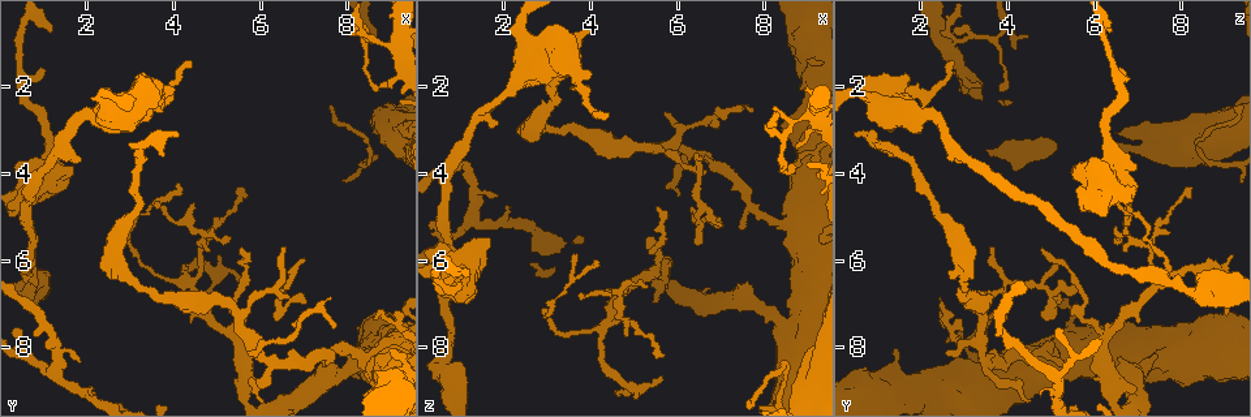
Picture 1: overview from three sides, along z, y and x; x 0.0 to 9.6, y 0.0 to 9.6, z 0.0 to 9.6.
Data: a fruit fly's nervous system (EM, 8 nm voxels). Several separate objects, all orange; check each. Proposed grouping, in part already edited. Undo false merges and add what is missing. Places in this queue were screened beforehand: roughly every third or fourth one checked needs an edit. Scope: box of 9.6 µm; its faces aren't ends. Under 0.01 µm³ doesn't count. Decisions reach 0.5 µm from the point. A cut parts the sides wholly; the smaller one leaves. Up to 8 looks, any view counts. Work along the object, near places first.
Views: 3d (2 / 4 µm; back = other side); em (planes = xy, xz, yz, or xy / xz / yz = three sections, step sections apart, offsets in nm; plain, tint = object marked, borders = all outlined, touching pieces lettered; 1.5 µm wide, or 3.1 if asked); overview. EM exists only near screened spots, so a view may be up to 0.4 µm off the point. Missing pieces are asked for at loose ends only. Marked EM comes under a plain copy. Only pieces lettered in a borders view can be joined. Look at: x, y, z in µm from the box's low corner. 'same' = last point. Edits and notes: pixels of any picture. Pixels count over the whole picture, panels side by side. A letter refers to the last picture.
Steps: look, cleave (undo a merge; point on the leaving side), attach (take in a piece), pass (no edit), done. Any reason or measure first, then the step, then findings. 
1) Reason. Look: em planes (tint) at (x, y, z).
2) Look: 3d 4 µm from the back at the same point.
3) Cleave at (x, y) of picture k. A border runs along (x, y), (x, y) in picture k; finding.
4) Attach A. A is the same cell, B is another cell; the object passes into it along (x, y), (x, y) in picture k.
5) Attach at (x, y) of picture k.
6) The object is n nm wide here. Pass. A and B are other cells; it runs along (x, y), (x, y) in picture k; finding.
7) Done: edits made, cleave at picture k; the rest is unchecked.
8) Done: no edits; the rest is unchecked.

Look: em planes (tint) at (3.75, 2.15, 2.05).

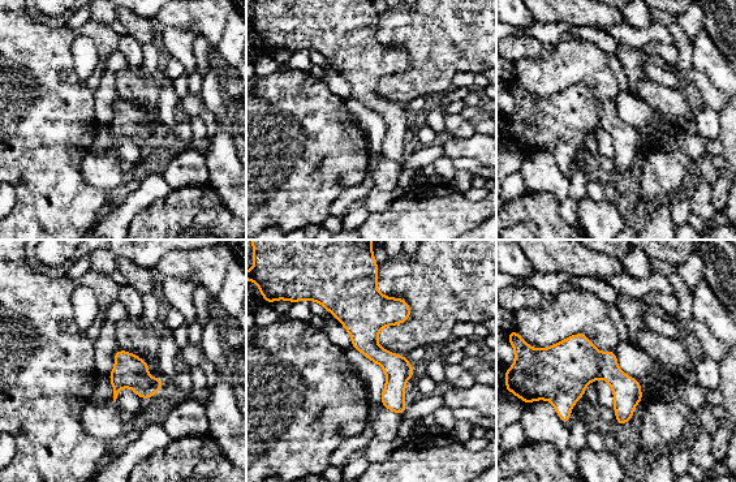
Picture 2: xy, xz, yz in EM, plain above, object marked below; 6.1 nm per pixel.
What lies round it. Look: em planes (borders) at the same point.

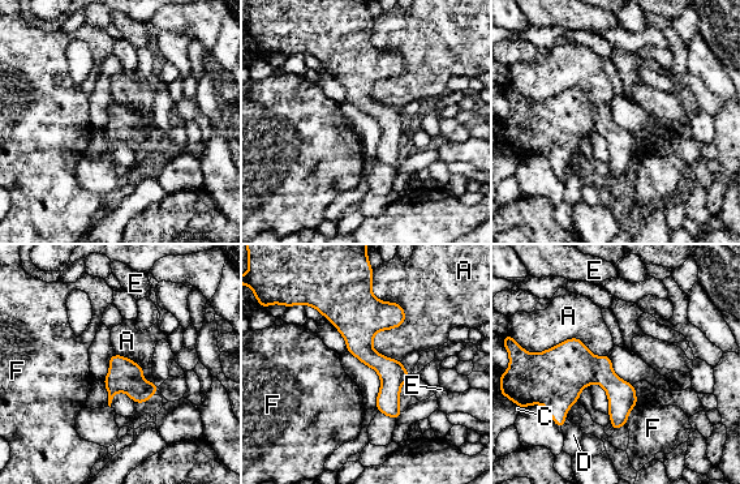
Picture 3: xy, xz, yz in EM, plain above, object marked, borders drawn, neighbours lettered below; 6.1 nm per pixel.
Pass. A, C, D, E and F are other cells; it runs along (322, 305), (390, 375), (395, 415) in picture 3; continuous, no second cell.

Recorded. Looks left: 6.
Calibre changes. Look: em planes (borders) at (1.90, 2.60, 2.25).

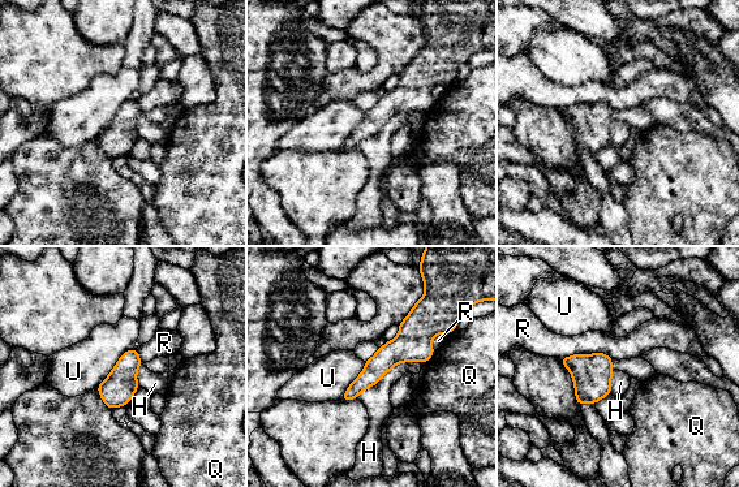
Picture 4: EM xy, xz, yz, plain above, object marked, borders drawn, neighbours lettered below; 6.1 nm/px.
The object is 150 nm wide here. Pass. H, Q, R and U are other cells; a border runs along (132, 347), (95, 388) in picture 4; all the same cell.

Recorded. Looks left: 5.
Free end. Look: em xy step 8 (borders) at (1.20, 0.75, 6.30).

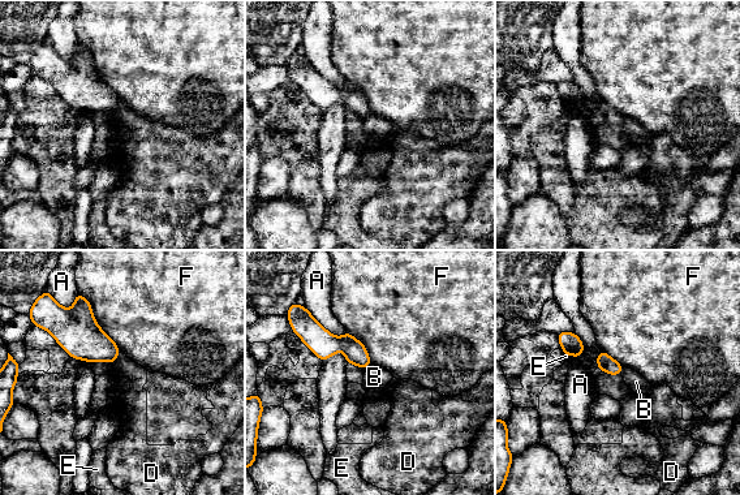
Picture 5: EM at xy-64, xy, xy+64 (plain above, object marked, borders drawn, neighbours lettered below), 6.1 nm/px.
Cut it another way. Look: em planes (borders) at the same point.

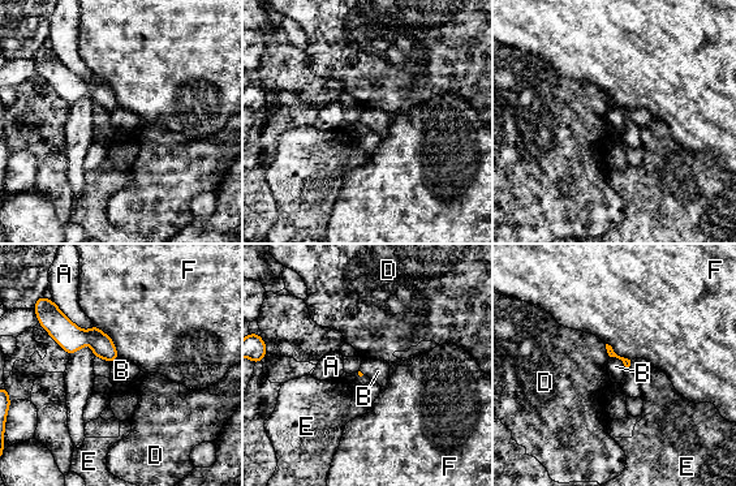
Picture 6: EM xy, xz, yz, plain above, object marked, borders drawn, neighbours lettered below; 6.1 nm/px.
Pass. A, B, D, E and F are other cells; a border runs along (610, 356), (618, 357), (625, 366) in picture 6; no lettered piece goes on from it.

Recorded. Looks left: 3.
Done: no edits; the rest is unchecked.

